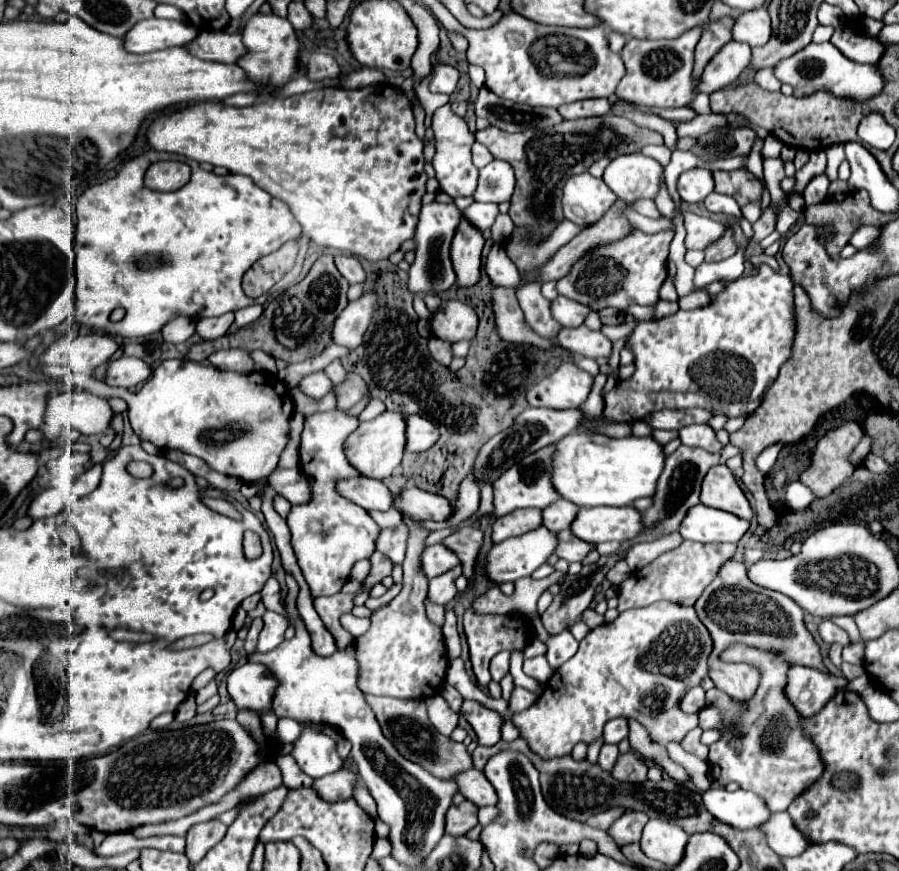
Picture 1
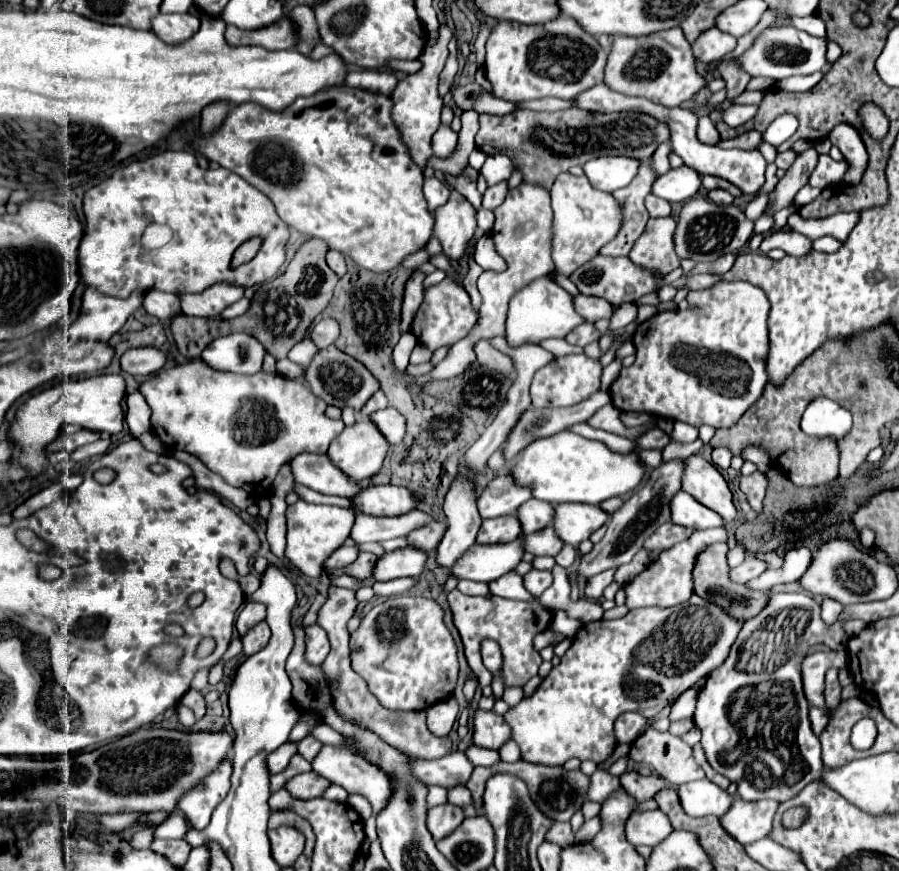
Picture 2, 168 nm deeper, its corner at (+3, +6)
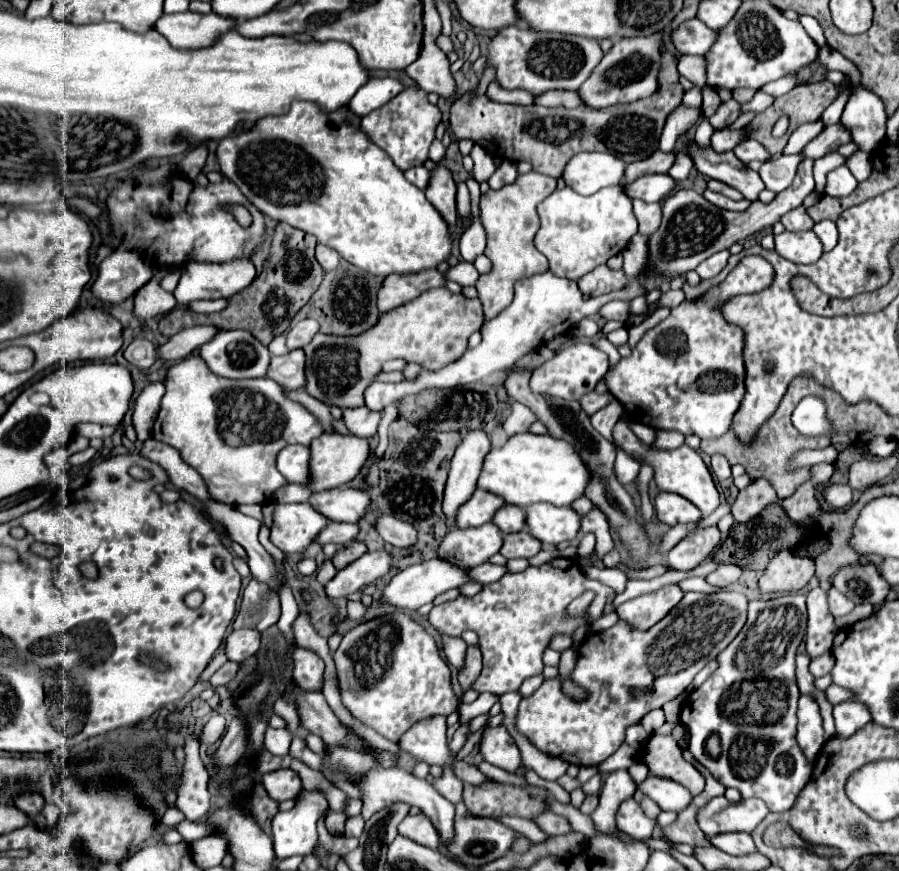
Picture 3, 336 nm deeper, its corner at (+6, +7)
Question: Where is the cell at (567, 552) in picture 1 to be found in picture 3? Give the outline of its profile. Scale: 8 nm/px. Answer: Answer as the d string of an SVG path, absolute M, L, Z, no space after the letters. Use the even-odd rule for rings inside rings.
M520 530L516 534L506 534L504 536L504 544L500 548L500 554L504 558L532 558L534 554L540 552L540 542L532 540L532 536L528 536L528 532Z

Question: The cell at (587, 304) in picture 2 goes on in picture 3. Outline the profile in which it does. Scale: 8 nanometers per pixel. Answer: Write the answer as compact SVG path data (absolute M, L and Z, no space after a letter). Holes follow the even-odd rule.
M612 300L600 308L600 316L606 320L620 320L626 322L630 316L630 302L622 300Z

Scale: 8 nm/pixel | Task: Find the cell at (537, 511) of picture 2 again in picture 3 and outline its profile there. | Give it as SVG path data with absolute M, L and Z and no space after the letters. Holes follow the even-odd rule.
M504 504L502 508L496 510L492 524L500 528L502 534L510 532L520 532L524 528L524 510L522 508L512 508L510 504Z

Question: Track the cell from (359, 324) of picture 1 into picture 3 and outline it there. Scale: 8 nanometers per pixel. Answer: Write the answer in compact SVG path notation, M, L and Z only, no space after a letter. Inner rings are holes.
M306 318L306 320L300 320L296 326L292 326L288 332L286 332L286 346L290 350L294 348L304 348L308 344L308 340L312 340L312 336L318 332L318 324L316 320L312 318Z

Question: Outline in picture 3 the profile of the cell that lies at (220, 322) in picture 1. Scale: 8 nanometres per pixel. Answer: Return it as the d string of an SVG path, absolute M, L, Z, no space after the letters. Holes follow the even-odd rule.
M234 258L228 262L202 262L202 260L194 260L188 262L184 266L182 278L174 290L176 300L180 306L186 306L192 300L216 300L216 298L228 298L236 292L240 292L242 288L246 288L246 284L250 284L256 278L256 266L252 262L252 258Z

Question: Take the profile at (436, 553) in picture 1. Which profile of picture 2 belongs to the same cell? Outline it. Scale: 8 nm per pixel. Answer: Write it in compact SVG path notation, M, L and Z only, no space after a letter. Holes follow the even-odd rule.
M405 547L397 549L391 553L385 553L375 565L373 577L377 581L389 581L397 577L419 577L425 571L427 563L427 553L415 547Z

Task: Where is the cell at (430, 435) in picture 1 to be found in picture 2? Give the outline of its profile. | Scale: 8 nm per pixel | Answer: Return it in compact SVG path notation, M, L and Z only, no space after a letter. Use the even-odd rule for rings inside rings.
M381 409L371 415L371 421L375 421L379 429L383 429L383 435L391 445L399 445L405 439L405 417L397 409Z

